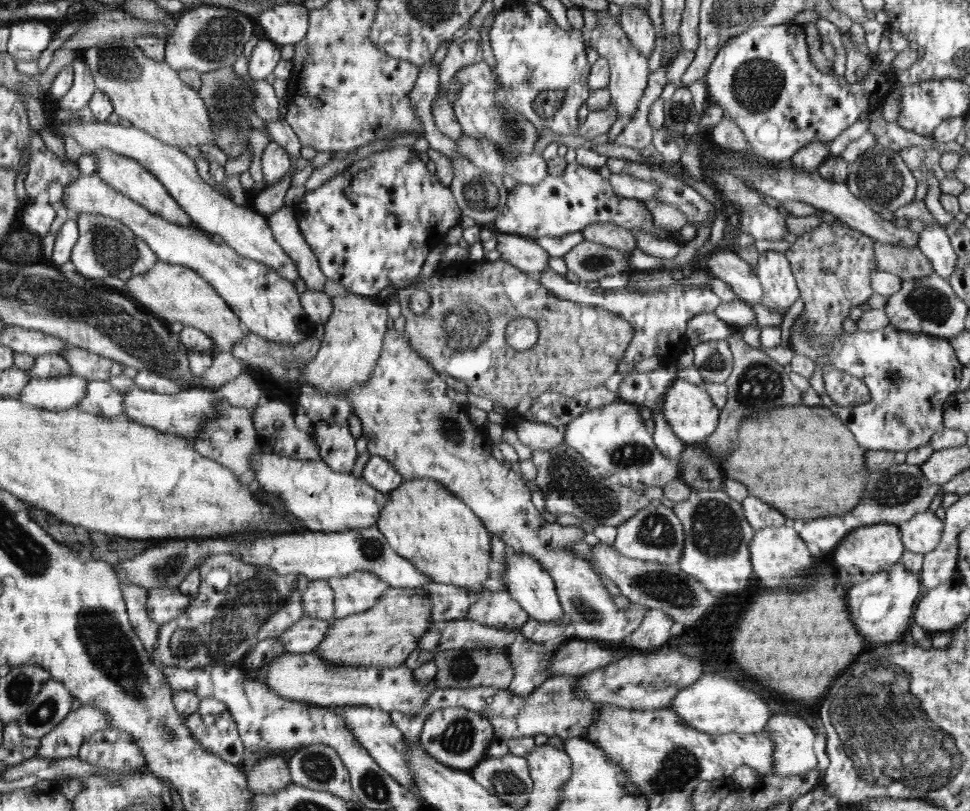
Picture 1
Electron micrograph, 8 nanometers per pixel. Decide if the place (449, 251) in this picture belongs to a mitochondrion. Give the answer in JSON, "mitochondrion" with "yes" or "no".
{"mitochondrion":"no"}

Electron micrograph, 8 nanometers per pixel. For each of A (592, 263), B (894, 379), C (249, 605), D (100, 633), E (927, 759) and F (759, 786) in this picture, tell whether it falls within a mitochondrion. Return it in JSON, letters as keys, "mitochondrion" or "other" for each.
{"A":"mitochondrion","B":"mitochondrion","C":"mitochondrion","D":"mitochondrion","E":"mitochondrion","F":"other"}

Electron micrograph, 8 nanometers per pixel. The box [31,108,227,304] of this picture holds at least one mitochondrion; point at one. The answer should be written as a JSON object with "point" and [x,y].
{"point":[114,249]}

